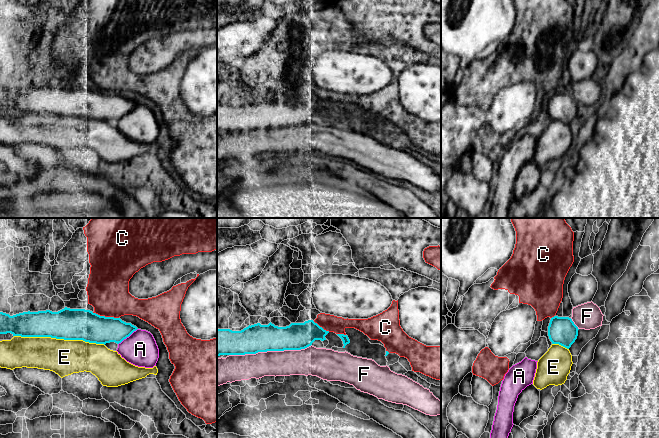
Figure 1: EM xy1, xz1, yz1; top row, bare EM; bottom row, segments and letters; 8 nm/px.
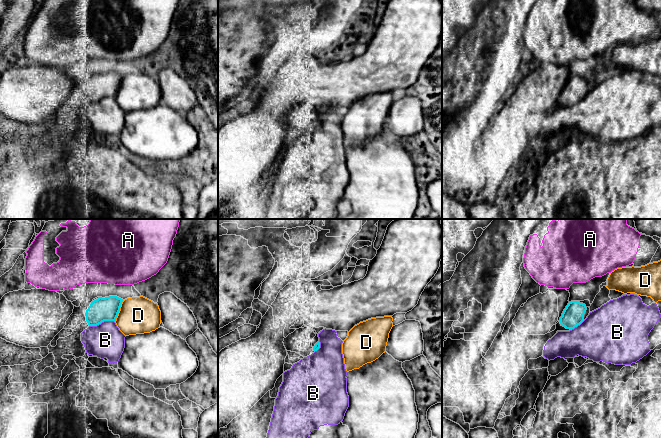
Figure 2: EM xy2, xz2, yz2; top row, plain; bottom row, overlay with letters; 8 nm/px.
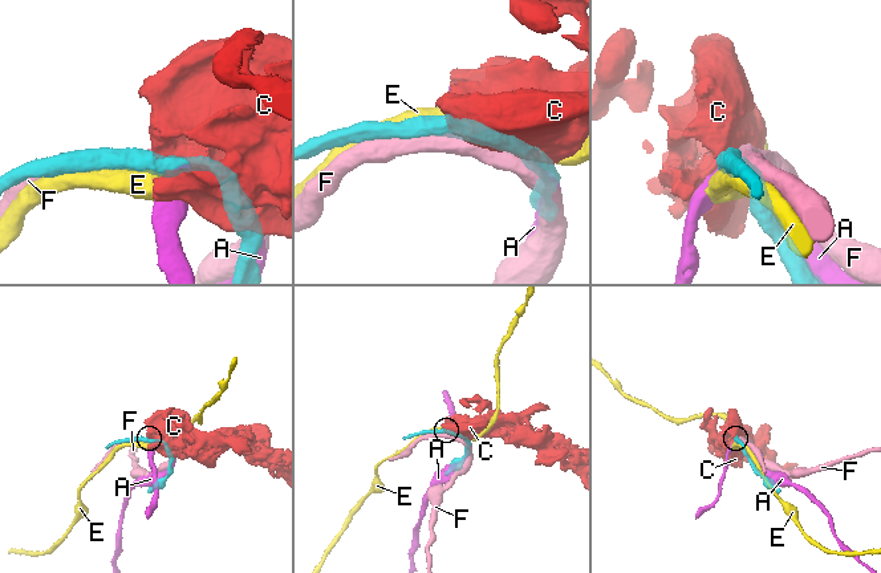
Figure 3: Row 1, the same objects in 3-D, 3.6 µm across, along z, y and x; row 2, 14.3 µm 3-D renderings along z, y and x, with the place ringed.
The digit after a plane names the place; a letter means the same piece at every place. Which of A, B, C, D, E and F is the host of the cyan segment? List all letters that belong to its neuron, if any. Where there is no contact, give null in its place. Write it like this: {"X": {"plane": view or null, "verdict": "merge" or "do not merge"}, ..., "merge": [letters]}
{"A": {"plane": "xy1", "verdict": "do not merge"}, "B": {"plane": "xy2", "verdict": "do not merge"}, "C": {"plane": "xy1", "verdict": "do not merge"}, "D": {"plane": "xy2", "verdict": "do not merge"}, "E": {"plane": "xy1", "verdict": "do not merge"}, "F": {"plane": "xz1", "verdict": "do not merge"}, "merge": []}

